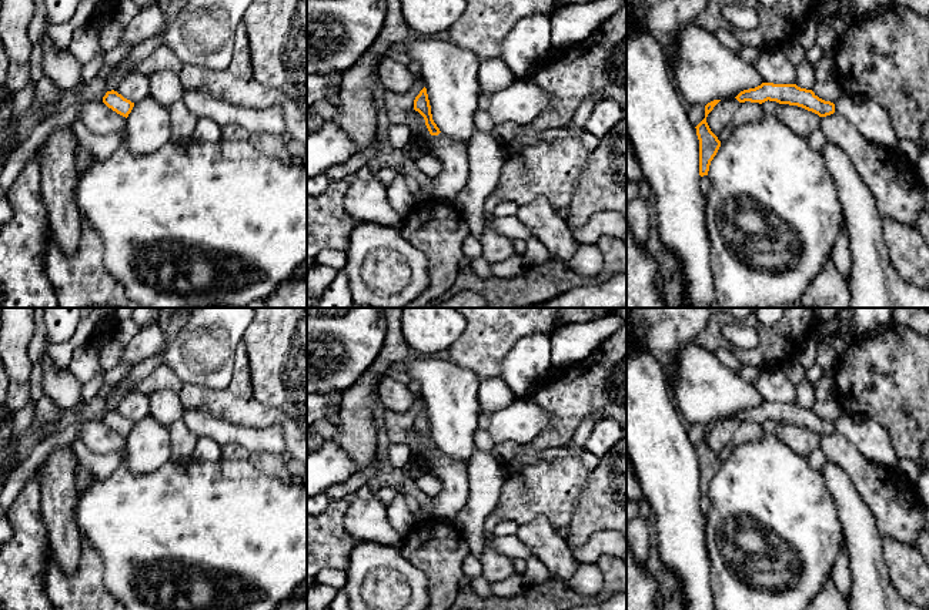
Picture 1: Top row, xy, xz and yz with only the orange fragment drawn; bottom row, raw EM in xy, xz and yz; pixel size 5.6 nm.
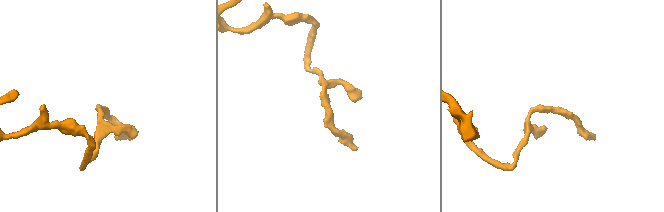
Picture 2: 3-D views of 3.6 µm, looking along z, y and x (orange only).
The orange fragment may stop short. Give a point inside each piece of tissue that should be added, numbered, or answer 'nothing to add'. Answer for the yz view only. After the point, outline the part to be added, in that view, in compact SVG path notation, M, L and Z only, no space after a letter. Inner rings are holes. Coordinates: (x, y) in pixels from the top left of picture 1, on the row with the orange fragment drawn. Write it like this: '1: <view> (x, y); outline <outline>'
nothing to add

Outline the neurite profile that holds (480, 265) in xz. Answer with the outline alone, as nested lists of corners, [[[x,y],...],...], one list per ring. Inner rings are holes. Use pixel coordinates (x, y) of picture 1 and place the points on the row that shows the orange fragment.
[[[482,257],[471,261],[471,269],[482,279],[492,276],[491,265]]]

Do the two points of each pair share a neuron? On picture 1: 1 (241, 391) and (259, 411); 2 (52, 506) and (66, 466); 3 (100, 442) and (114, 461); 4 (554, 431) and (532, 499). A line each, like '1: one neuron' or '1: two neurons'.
1: one neuron
2: one neuron
3: two neurons
4: one neuron

